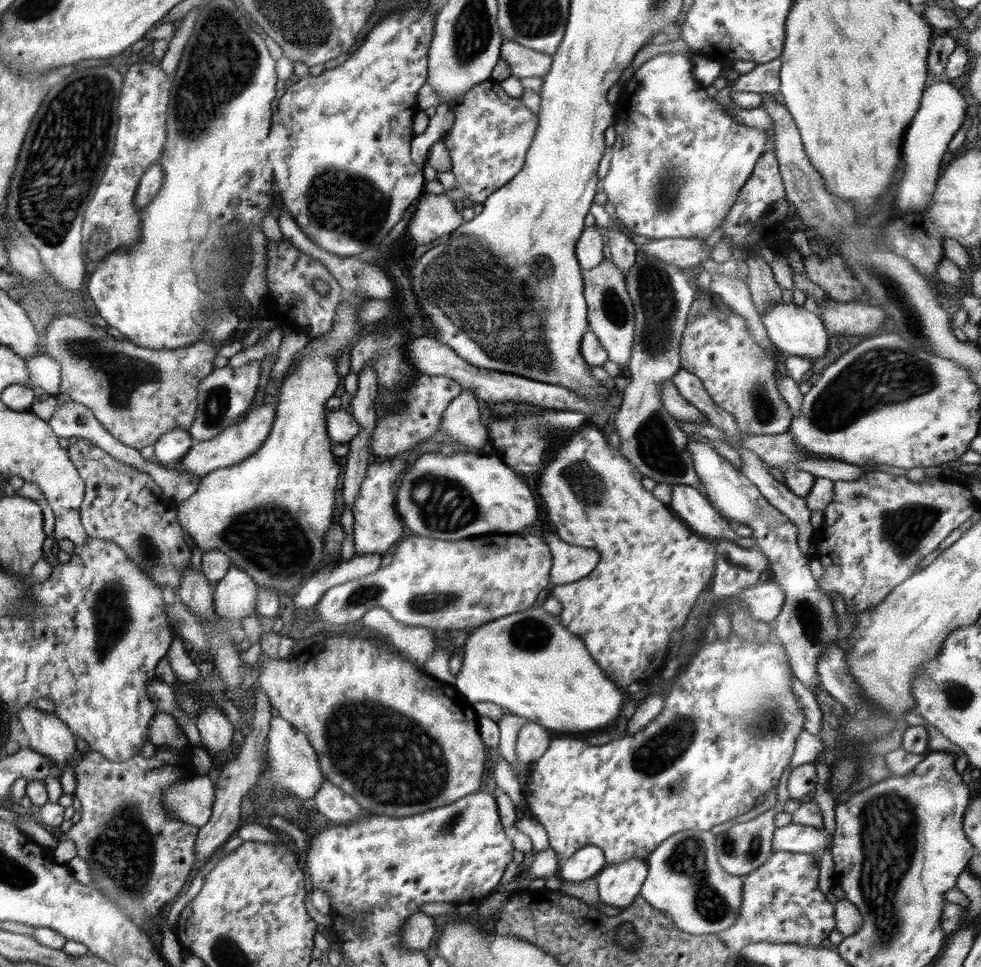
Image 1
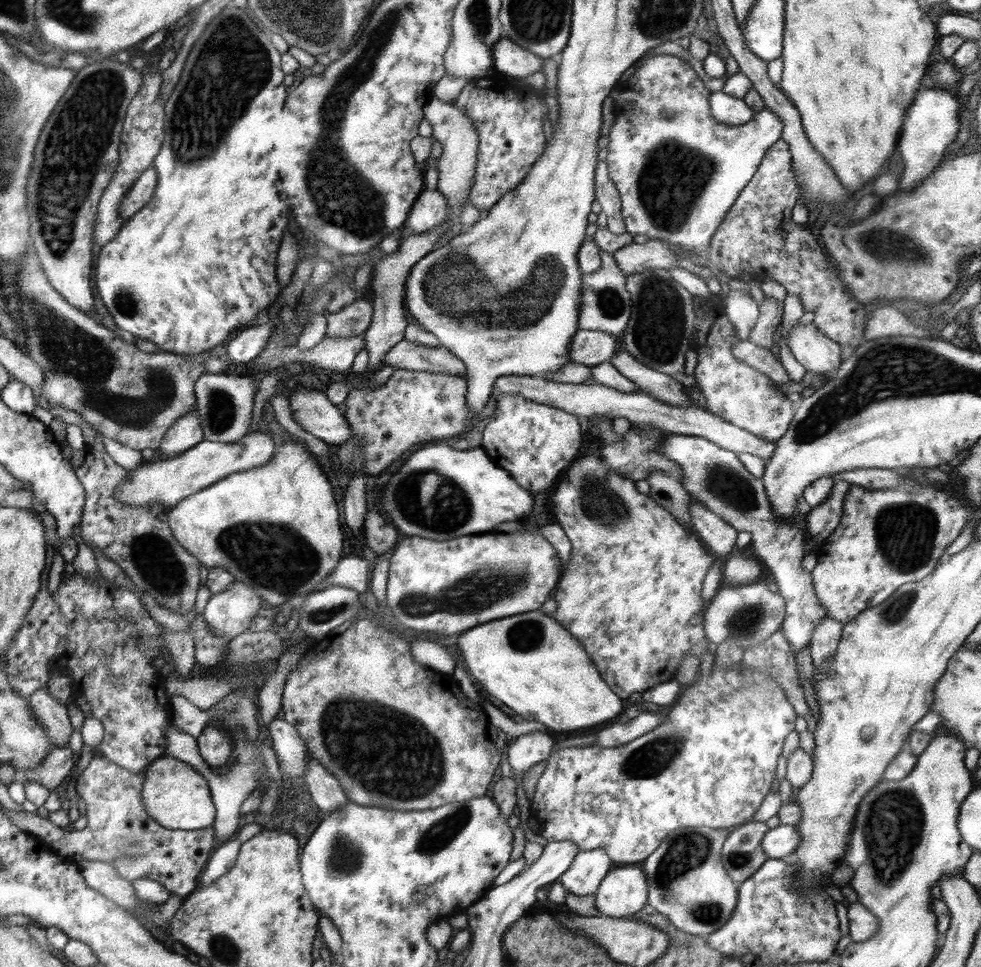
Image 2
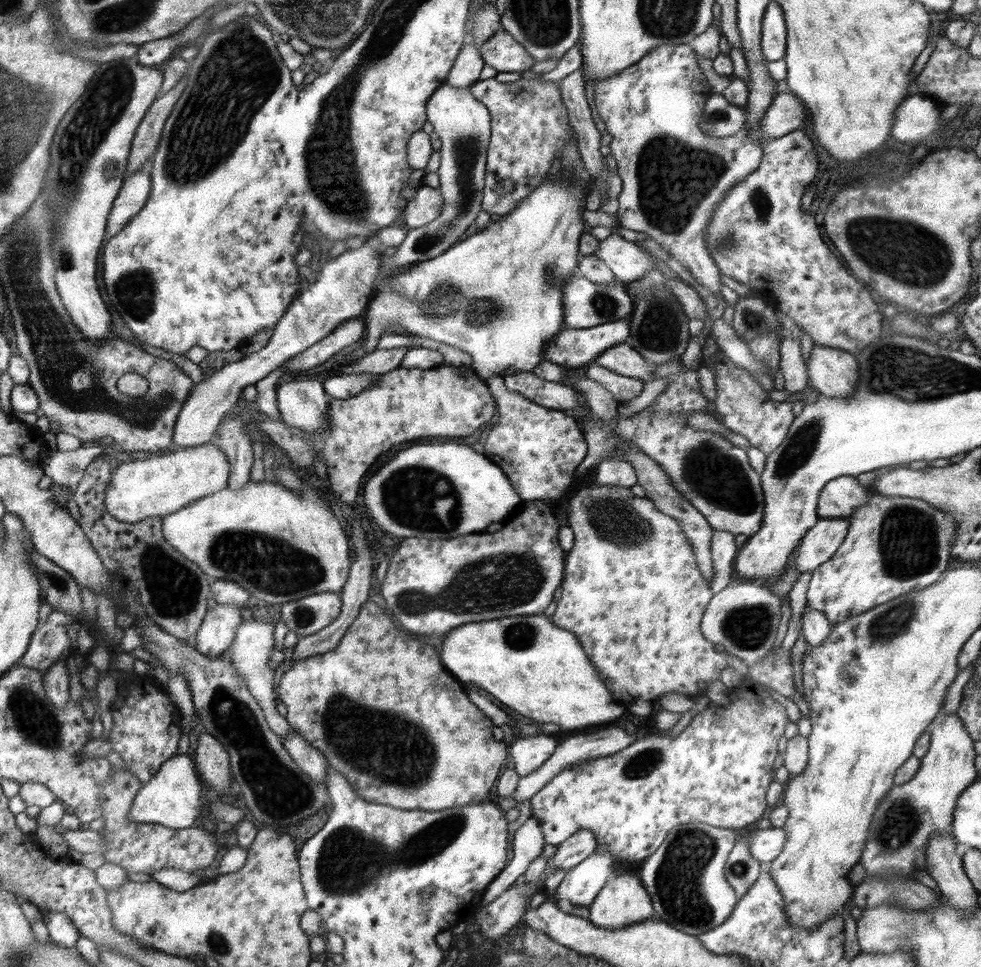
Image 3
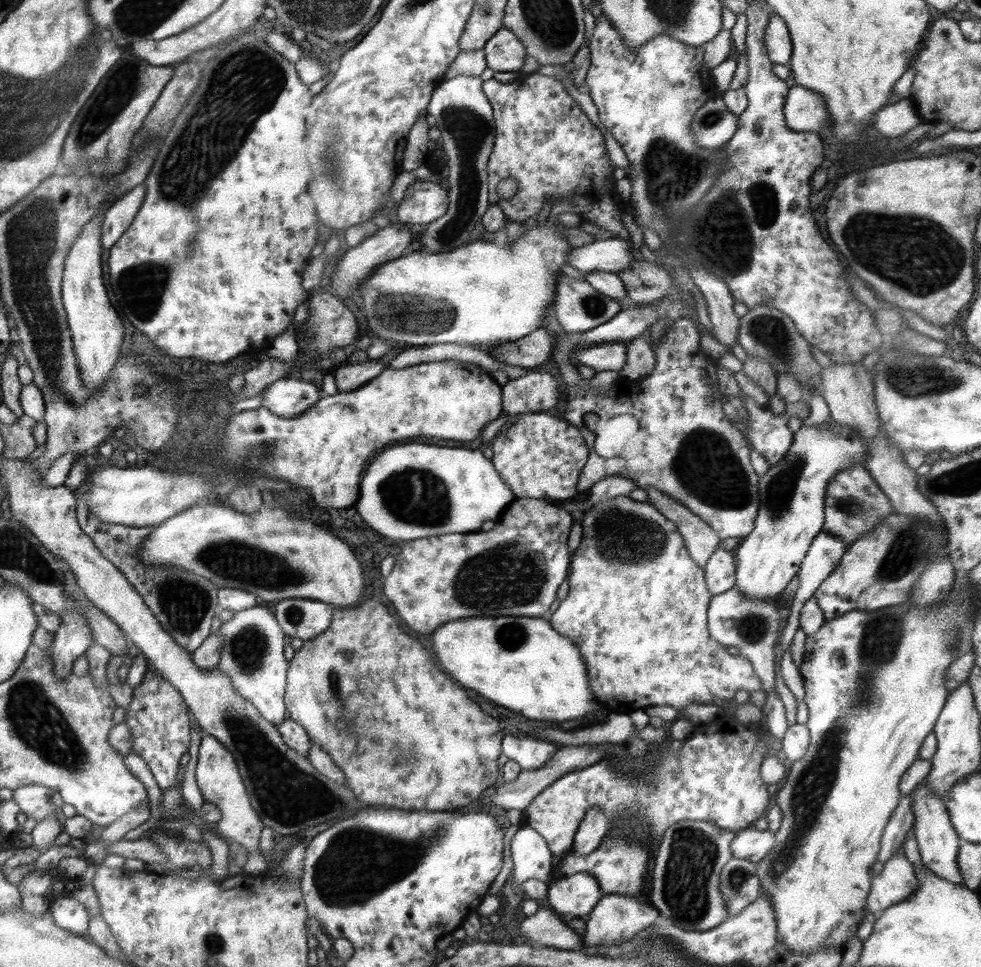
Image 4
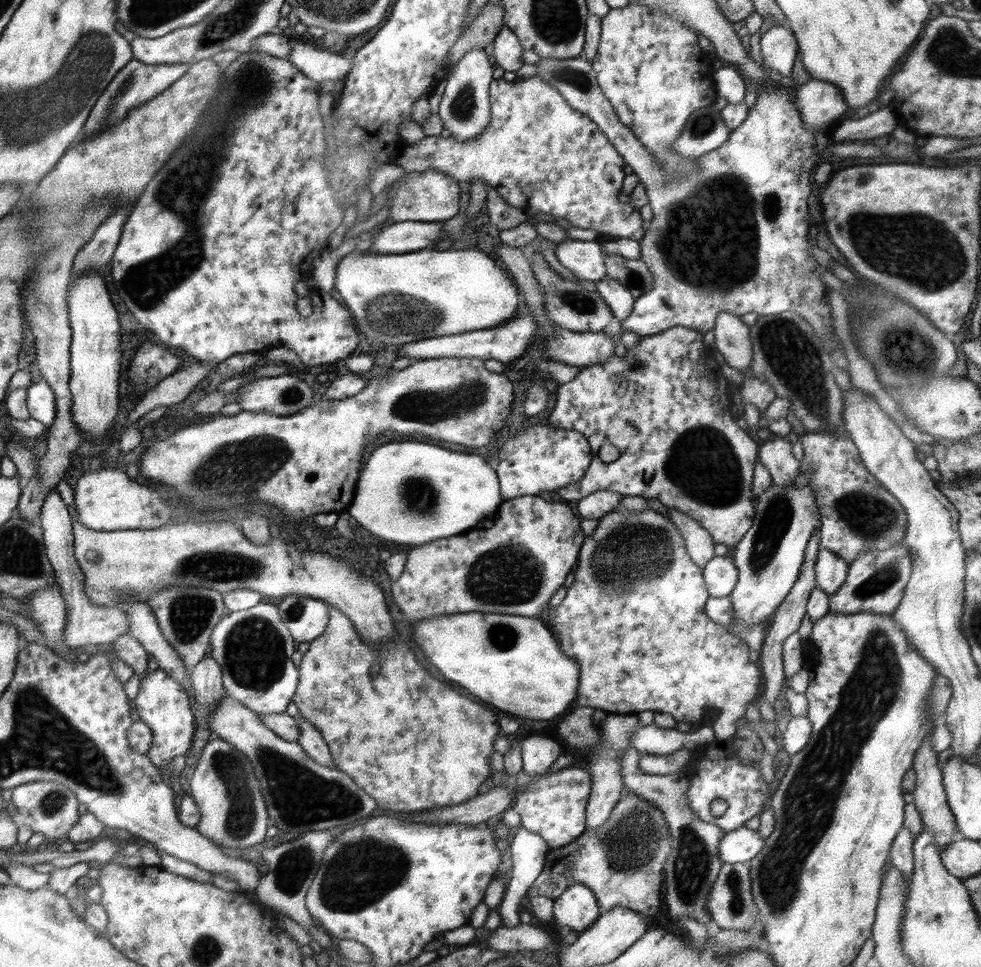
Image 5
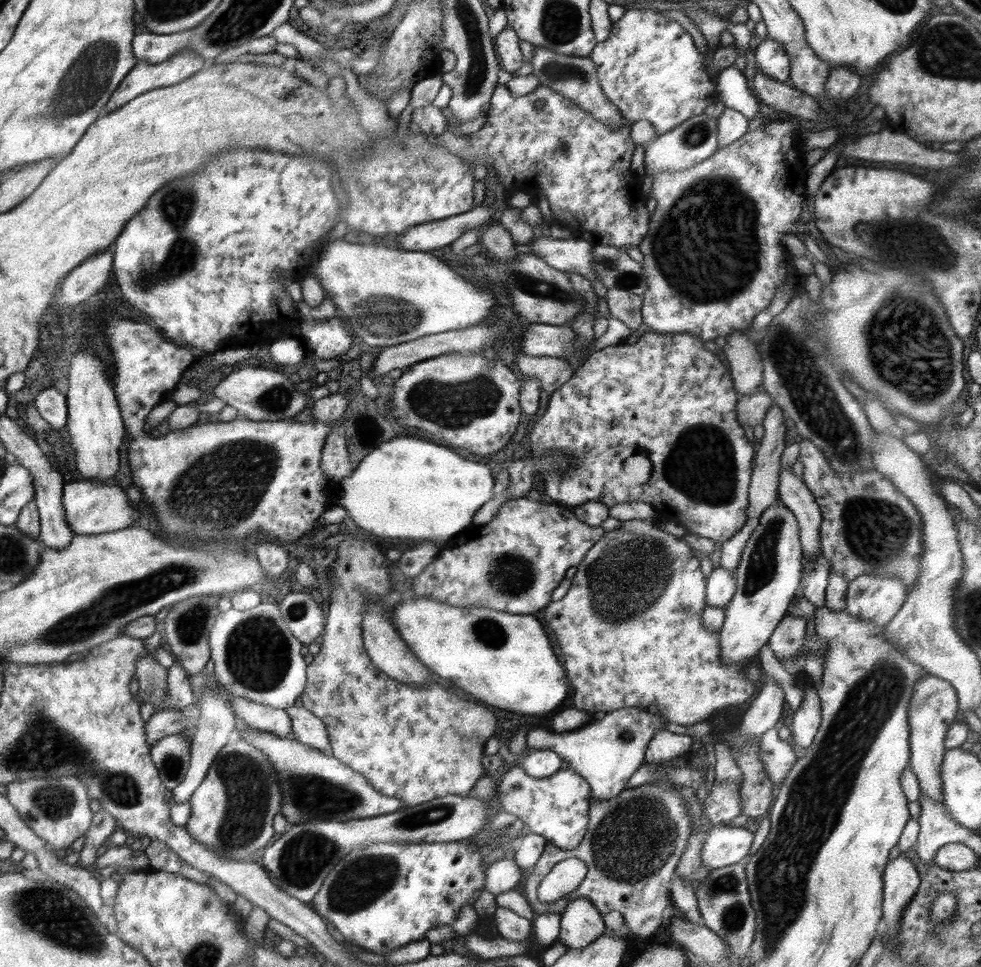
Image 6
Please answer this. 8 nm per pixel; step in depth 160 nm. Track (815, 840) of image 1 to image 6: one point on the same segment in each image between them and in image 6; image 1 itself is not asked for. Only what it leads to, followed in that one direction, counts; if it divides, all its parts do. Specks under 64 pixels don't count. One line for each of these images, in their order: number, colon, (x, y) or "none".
2: (778, 843)
3: (765, 845)
4: (752, 844)
5: (741, 845)
6: (725, 846)

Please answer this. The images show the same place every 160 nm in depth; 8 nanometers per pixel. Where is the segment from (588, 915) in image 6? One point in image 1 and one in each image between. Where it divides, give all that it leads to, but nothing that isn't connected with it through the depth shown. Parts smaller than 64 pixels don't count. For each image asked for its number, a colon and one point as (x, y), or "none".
1: (587, 862)
2: (583, 877)
3: (581, 884)
4: (577, 895)
5: (577, 907)

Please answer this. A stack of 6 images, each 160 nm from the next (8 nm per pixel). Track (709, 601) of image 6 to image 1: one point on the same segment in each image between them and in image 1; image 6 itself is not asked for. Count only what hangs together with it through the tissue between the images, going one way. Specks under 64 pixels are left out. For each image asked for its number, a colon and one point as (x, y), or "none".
1: (689, 505)
2: (718, 537)
3: (723, 545)
4: (719, 571)
5: (720, 574)

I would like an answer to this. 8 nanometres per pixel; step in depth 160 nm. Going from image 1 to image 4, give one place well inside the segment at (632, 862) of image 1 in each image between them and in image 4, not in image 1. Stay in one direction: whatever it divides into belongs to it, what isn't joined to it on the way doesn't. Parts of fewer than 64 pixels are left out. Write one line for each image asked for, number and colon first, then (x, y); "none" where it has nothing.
2: (623, 892)
3: (625, 901)
4: (616, 918)

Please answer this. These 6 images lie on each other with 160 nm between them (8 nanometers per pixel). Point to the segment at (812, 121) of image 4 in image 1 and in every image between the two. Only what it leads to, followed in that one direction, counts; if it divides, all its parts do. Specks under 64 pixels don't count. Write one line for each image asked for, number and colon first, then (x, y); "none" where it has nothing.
1: (679, 160)
2: (678, 170)
3: (673, 174)

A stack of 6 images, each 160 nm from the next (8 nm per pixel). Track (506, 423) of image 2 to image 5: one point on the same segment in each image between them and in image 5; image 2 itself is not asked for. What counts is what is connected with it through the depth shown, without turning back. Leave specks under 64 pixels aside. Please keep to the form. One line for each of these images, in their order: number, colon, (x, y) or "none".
3: (538, 448)
4: (540, 456)
5: (545, 457)

